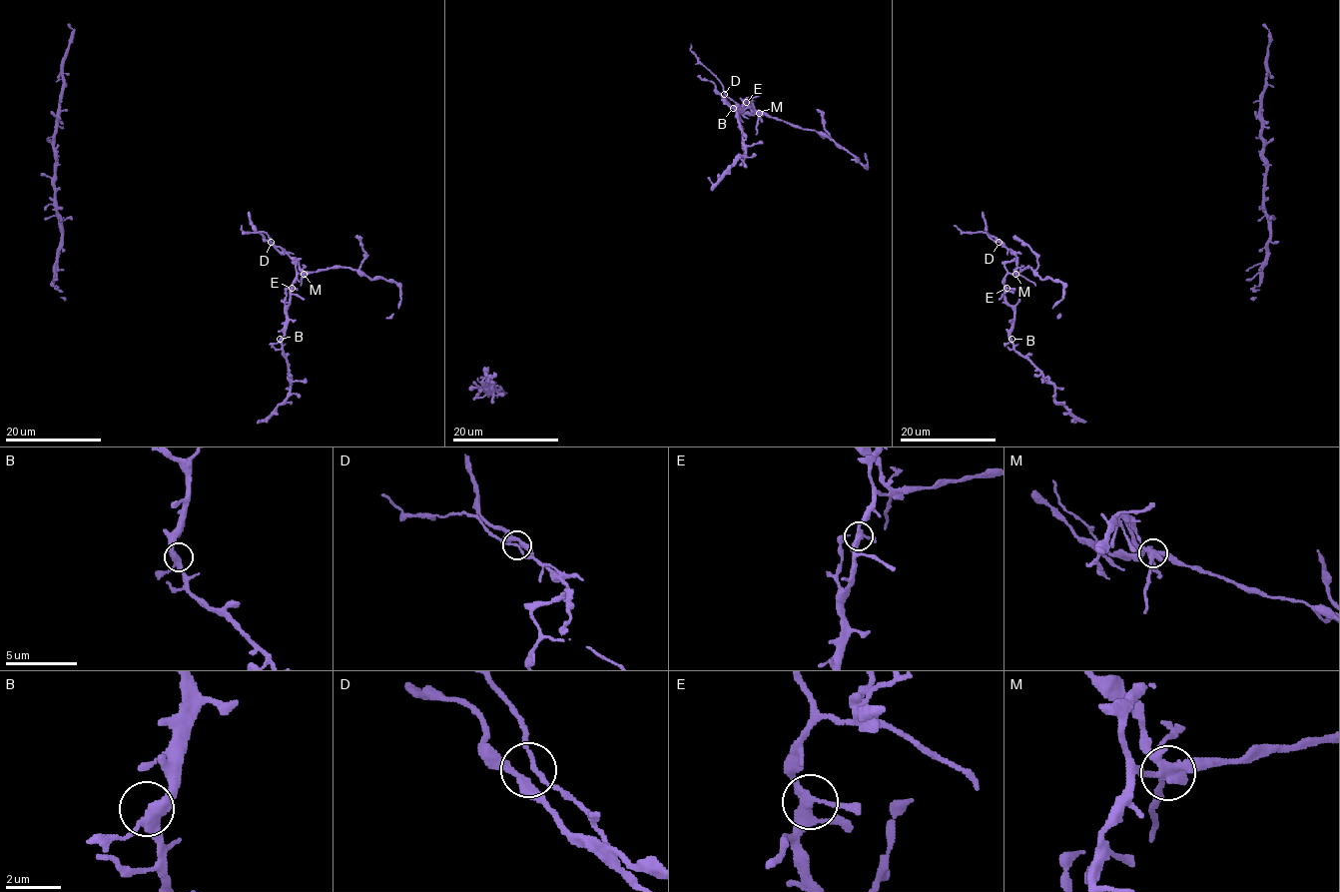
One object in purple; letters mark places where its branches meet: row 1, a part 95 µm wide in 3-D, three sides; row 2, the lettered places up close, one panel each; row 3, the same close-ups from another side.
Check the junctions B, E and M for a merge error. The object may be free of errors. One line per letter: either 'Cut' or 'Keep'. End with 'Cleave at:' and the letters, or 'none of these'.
B: Keep
E: Keep
M: Cut
Cleave at: M

